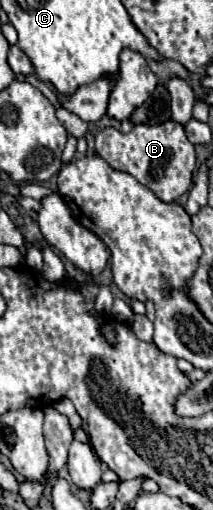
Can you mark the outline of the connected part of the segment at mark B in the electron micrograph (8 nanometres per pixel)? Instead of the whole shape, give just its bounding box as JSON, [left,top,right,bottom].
[95,120,197,202]

